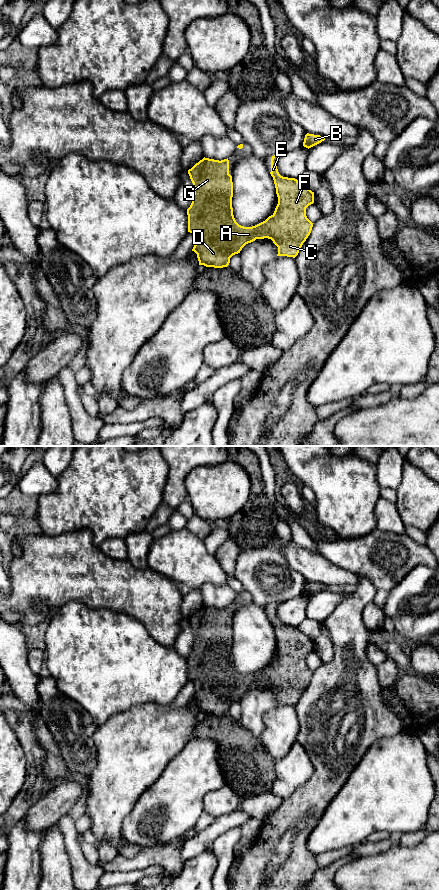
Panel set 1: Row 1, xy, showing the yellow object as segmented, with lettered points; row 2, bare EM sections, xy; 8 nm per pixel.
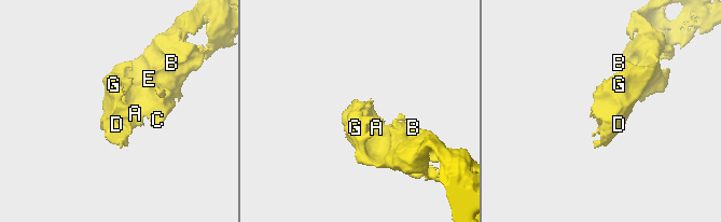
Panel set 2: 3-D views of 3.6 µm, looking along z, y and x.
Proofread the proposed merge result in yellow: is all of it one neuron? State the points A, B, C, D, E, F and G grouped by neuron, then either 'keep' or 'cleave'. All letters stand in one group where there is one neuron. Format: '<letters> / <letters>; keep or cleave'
A B C E F G / D; cleave

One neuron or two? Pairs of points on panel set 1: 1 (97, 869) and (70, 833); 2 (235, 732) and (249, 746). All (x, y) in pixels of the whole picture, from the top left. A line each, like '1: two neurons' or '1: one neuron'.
1: one neuron
2: one neuron

